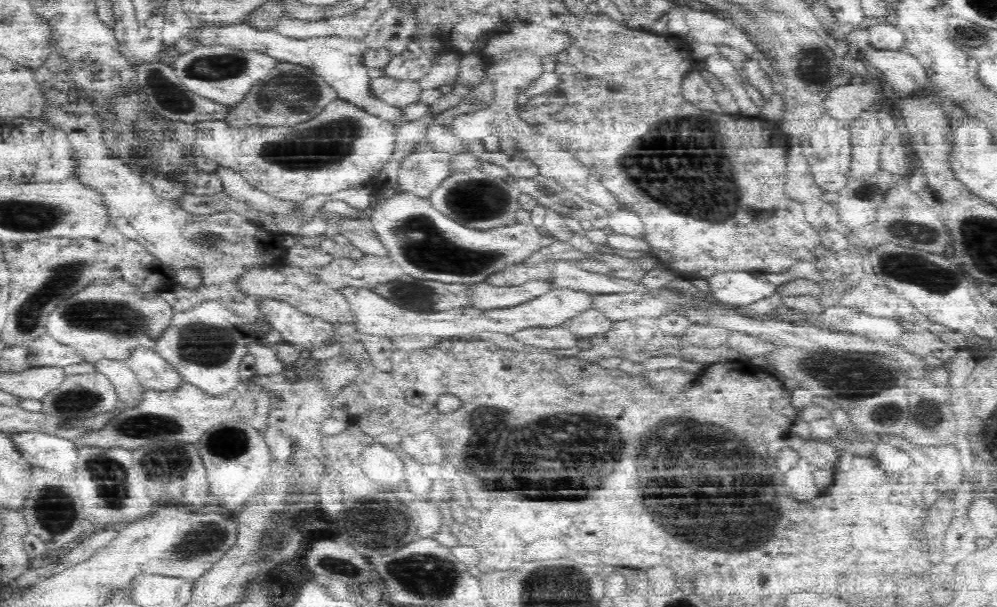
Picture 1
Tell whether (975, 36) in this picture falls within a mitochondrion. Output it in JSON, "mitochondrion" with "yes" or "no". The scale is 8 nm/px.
{"mitochondrion":"yes"}

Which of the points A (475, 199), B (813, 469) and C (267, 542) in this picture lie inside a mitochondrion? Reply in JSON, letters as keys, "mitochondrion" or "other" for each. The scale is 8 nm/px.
{"A":"mitochondrion","B":"other","C":"mitochondrion"}

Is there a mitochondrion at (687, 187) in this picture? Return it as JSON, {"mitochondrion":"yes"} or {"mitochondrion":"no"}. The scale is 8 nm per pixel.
{"mitochondrion":"yes"}

